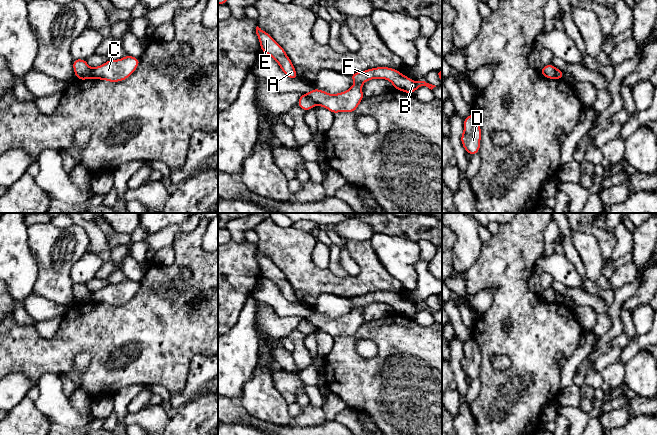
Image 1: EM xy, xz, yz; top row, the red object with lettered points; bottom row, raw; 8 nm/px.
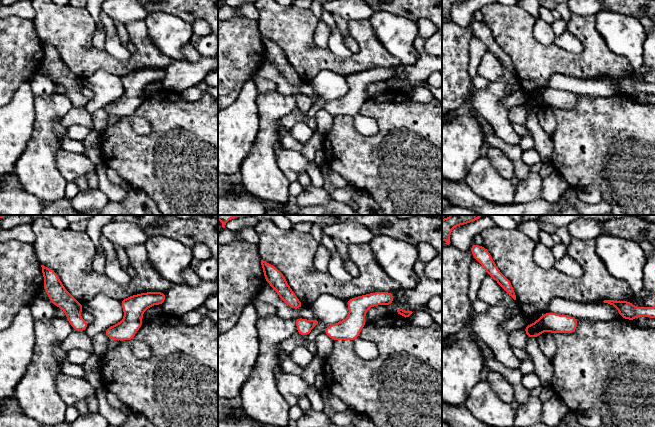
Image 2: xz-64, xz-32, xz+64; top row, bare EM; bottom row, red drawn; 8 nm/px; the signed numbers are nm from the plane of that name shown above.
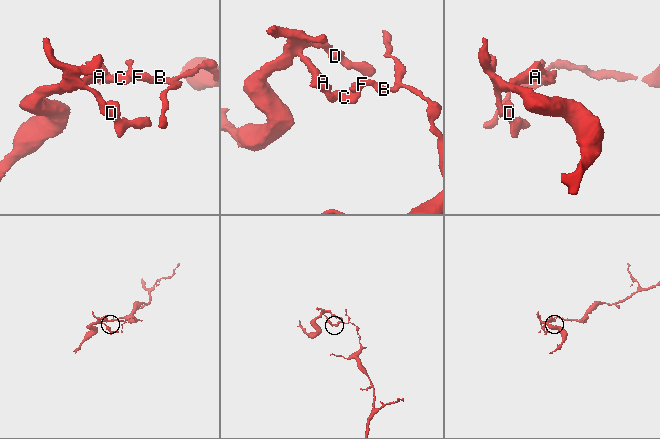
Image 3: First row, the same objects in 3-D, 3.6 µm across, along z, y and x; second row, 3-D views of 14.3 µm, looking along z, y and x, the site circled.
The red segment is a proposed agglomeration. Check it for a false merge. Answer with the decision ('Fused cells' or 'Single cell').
Fused cells

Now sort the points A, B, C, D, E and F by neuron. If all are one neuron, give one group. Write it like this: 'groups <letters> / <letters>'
groups A D E / B C F

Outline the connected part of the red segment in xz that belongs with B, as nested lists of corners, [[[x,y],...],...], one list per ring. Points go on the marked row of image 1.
[[[390,67],[371,68],[352,73],[350,76],[354,84],[344,92],[329,94],[323,90],[314,88],[307,95],[315,104],[328,109],[334,114],[339,112],[355,112],[361,100],[365,97],[361,87],[368,80],[386,79],[393,84],[394,89],[407,94],[412,94],[421,86],[426,86],[431,90],[436,87],[425,81],[413,81],[409,77],[401,74],[398,70]]]

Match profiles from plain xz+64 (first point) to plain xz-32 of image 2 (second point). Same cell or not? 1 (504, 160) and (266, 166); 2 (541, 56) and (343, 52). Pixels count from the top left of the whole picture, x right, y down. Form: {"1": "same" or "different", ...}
{"1": "different", "2": "different"}

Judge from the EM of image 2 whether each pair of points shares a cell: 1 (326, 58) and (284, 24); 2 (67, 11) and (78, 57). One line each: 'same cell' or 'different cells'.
1: same cell
2: same cell

